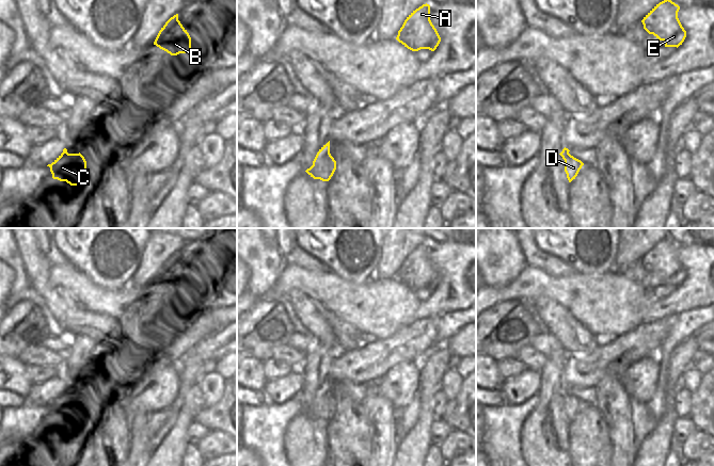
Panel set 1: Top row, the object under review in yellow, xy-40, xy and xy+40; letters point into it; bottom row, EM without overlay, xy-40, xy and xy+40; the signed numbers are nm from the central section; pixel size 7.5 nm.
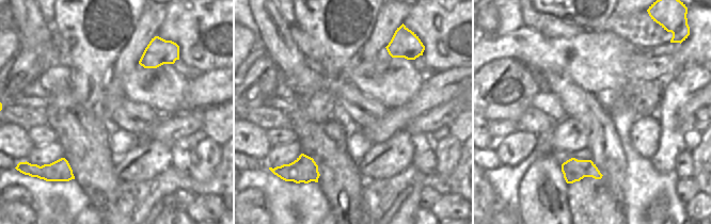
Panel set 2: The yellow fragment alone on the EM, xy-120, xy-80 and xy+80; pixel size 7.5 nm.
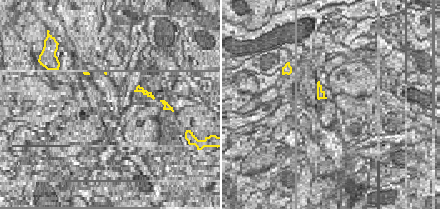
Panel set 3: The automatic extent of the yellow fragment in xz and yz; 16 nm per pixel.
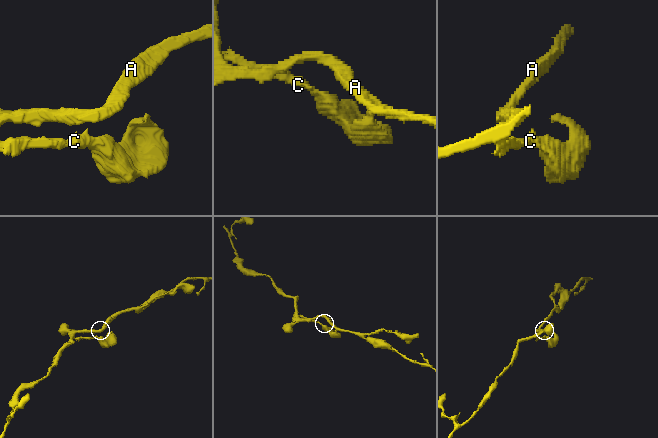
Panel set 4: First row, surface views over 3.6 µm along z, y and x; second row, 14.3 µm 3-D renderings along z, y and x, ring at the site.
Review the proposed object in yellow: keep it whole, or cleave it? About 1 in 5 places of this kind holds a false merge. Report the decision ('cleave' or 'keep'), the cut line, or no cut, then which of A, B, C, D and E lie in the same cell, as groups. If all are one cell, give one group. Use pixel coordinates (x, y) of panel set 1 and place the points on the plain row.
keep; cut none; groups A B C D E

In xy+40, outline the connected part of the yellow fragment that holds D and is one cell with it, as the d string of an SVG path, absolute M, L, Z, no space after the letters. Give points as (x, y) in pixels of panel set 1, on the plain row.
M565 386L559 393L565 399L565 411L567 413L569 421L571 421L577 415L584 402L581 399L571 395L569 390L570 389Z

